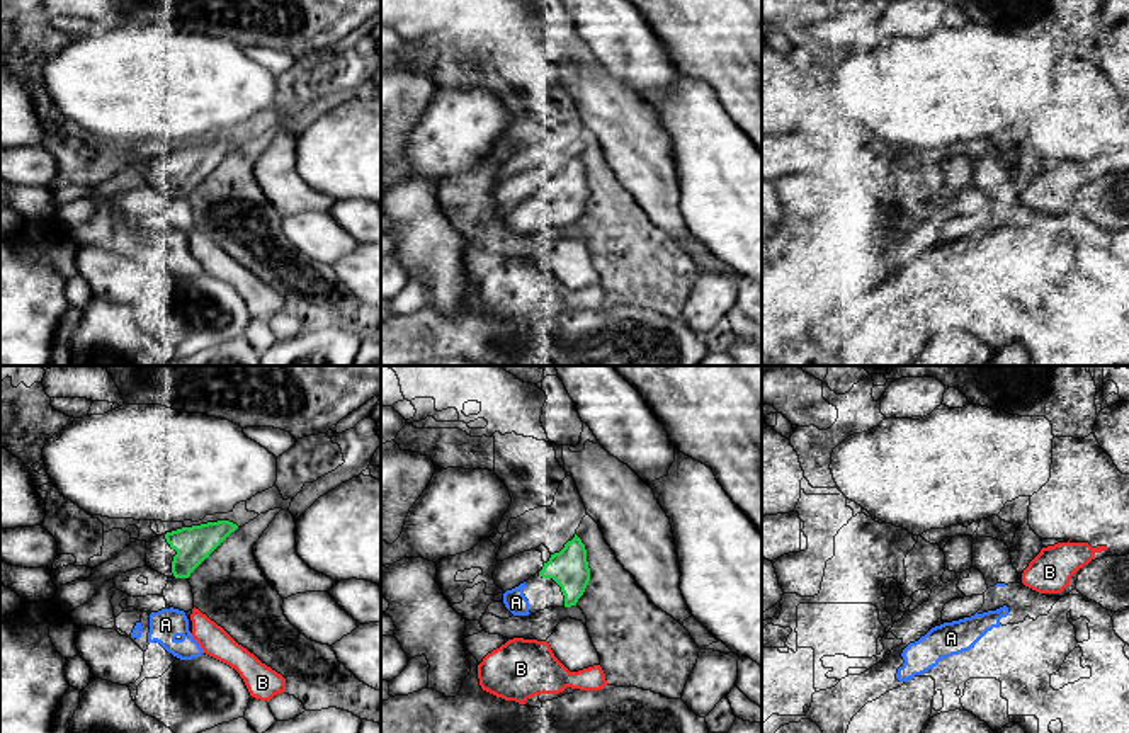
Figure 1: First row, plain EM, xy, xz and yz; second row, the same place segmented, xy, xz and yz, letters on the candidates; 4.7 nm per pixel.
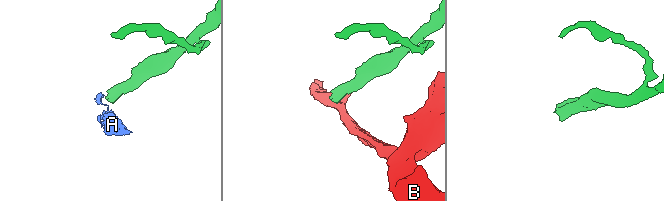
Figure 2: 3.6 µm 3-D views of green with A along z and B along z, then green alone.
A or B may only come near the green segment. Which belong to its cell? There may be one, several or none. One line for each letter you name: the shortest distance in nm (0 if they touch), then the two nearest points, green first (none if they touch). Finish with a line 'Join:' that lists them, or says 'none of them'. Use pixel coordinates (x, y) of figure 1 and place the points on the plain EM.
A: gap 80 nm; span xz (539, 194), (524, 201)
Join: A

